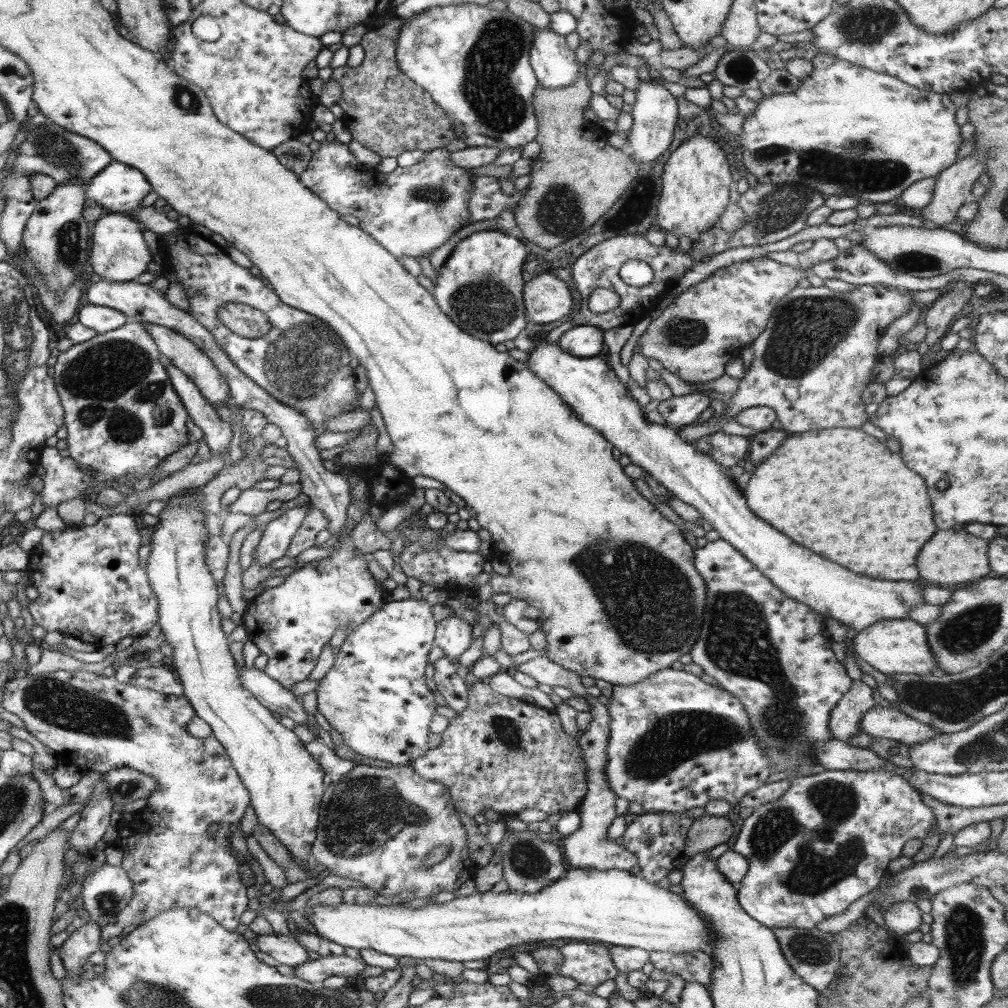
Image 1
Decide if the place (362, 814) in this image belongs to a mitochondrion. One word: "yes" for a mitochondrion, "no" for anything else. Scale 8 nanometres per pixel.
yes

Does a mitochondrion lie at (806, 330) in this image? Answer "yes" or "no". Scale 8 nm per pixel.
yes

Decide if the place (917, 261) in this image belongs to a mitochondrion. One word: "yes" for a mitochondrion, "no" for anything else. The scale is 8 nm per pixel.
yes

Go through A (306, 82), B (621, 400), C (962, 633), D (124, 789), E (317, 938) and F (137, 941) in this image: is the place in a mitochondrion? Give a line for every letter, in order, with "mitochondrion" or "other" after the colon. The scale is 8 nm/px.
A: other
B: other
C: mitochondrion
D: mitochondrion
E: other
F: other

